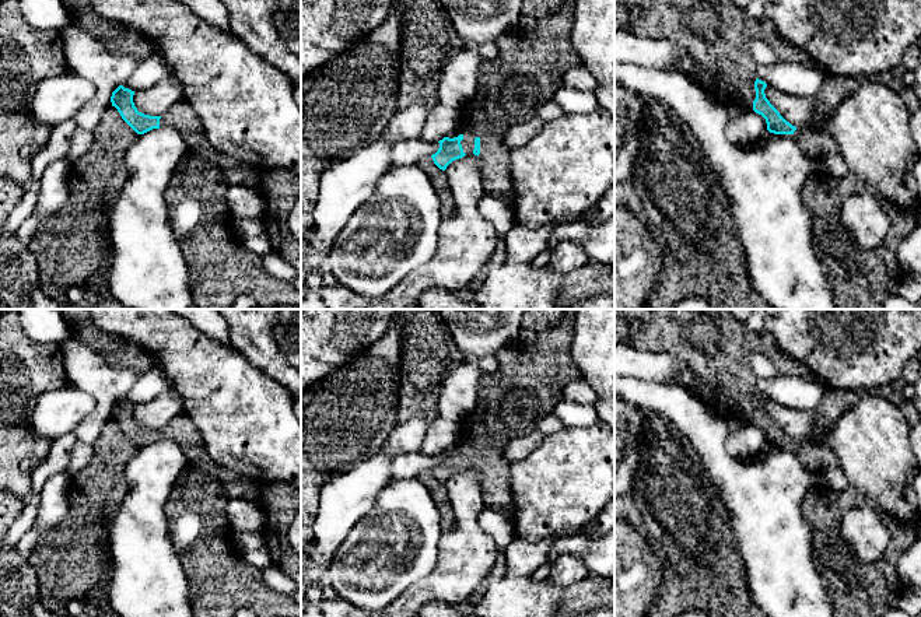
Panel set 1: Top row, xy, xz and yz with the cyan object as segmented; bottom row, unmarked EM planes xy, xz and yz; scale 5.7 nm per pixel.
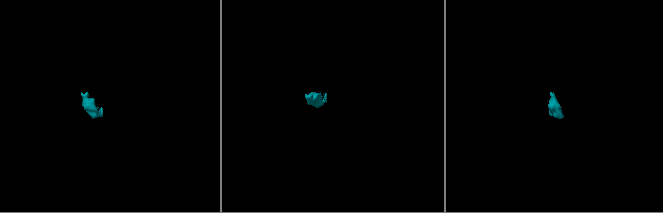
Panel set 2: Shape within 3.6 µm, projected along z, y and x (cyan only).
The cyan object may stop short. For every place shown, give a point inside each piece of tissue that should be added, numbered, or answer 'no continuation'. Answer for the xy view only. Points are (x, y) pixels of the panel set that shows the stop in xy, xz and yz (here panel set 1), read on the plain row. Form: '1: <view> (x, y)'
1: xy (181, 430)

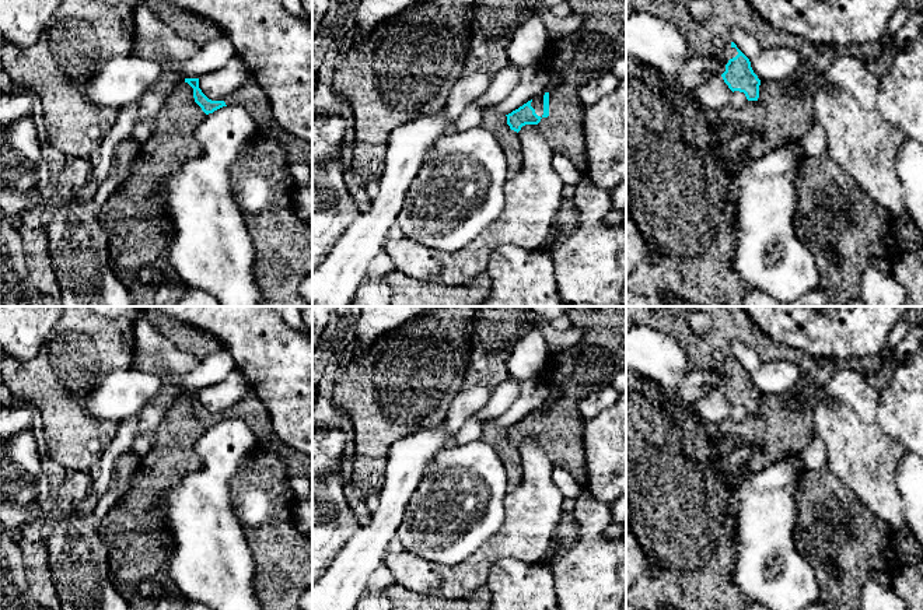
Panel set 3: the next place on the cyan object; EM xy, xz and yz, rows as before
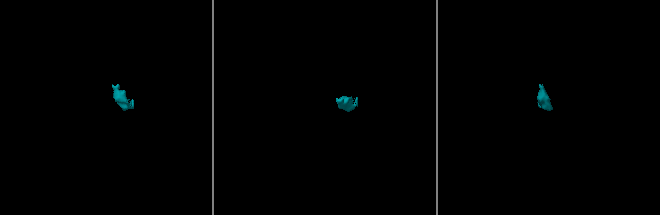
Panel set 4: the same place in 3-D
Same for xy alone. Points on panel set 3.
1: xy (250, 409)

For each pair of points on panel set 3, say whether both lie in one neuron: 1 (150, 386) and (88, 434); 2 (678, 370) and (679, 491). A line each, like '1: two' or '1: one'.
1: two
2: two

